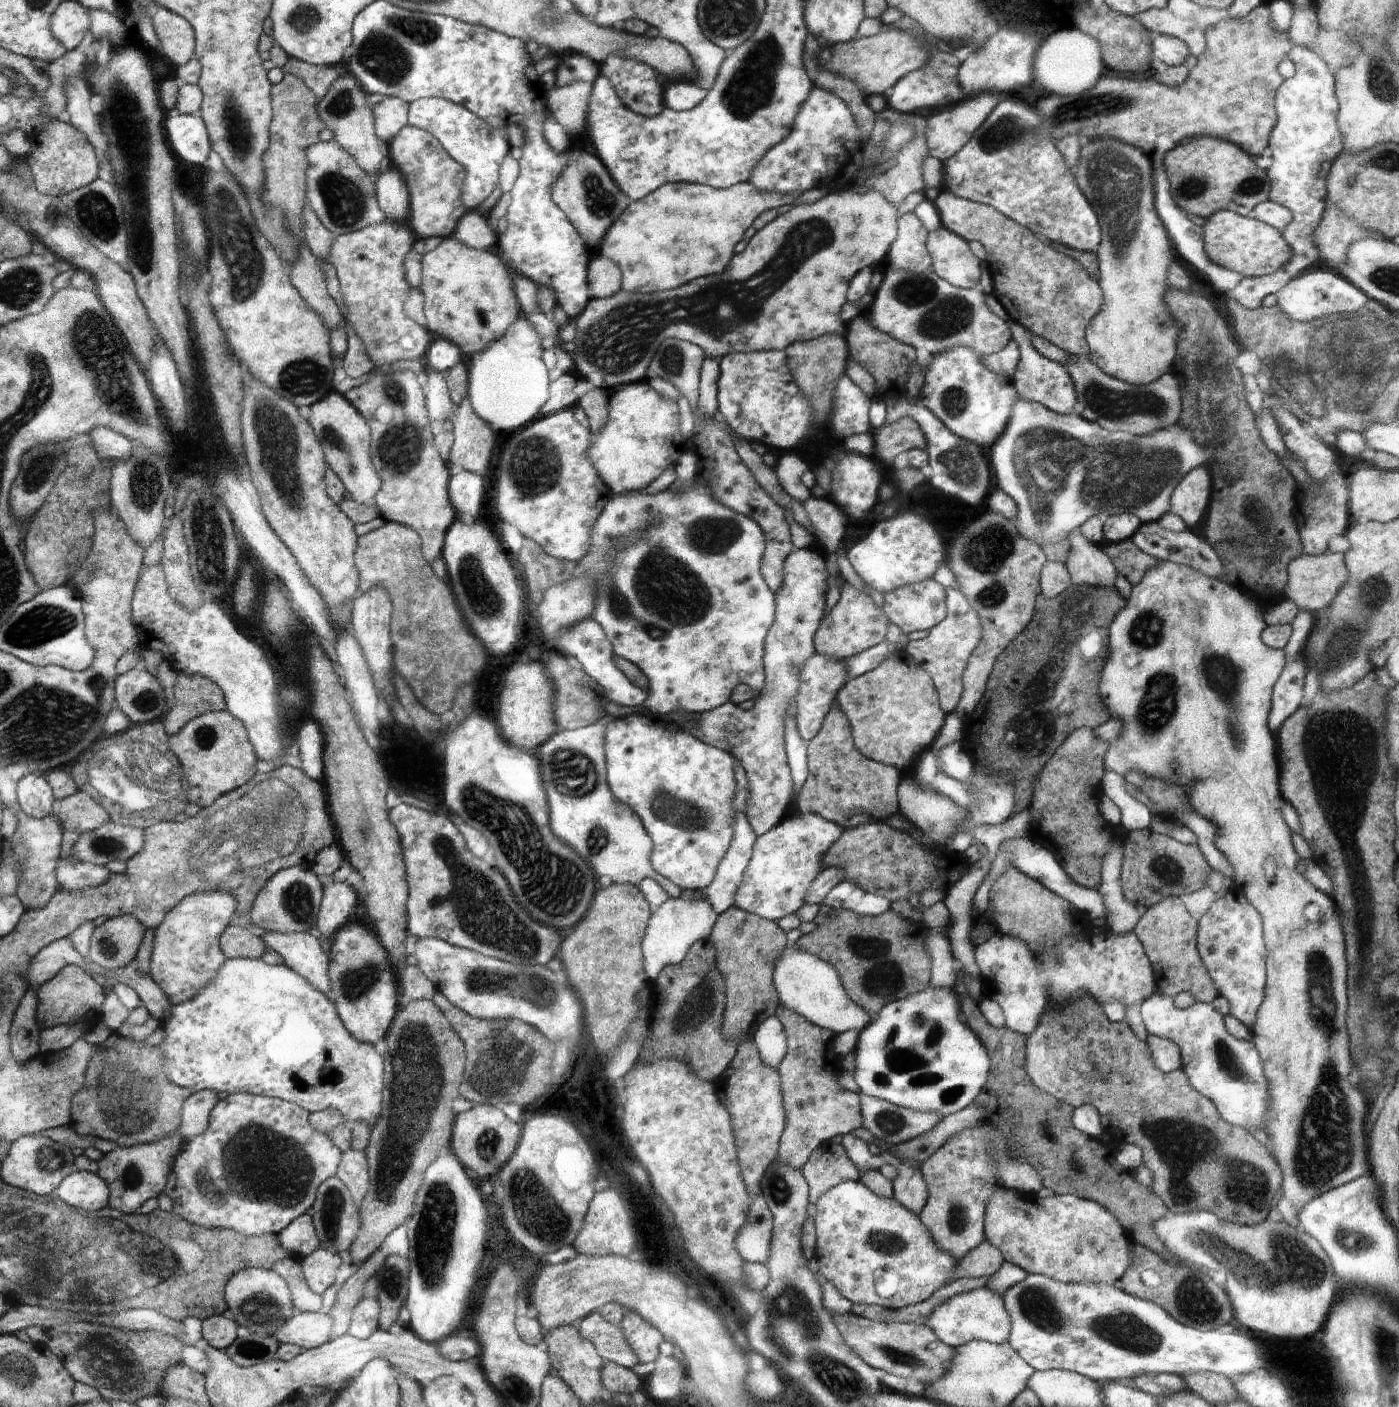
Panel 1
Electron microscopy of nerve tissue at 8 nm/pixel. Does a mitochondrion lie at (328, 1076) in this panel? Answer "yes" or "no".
yes

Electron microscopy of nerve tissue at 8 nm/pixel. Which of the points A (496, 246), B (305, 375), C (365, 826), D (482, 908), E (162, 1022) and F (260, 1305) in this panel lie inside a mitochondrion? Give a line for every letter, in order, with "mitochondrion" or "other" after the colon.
A: other
B: mitochondrion
C: mitochondrion
D: mitochondrion
E: other
F: mitochondrion

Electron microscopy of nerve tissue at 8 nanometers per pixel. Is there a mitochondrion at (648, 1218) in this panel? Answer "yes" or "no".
no

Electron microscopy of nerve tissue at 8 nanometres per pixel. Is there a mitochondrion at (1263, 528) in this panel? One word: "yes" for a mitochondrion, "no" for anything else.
yes

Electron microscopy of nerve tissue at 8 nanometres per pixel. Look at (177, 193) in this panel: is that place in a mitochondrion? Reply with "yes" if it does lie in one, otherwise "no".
no

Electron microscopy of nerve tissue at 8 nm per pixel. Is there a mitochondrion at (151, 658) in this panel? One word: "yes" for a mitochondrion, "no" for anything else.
no

